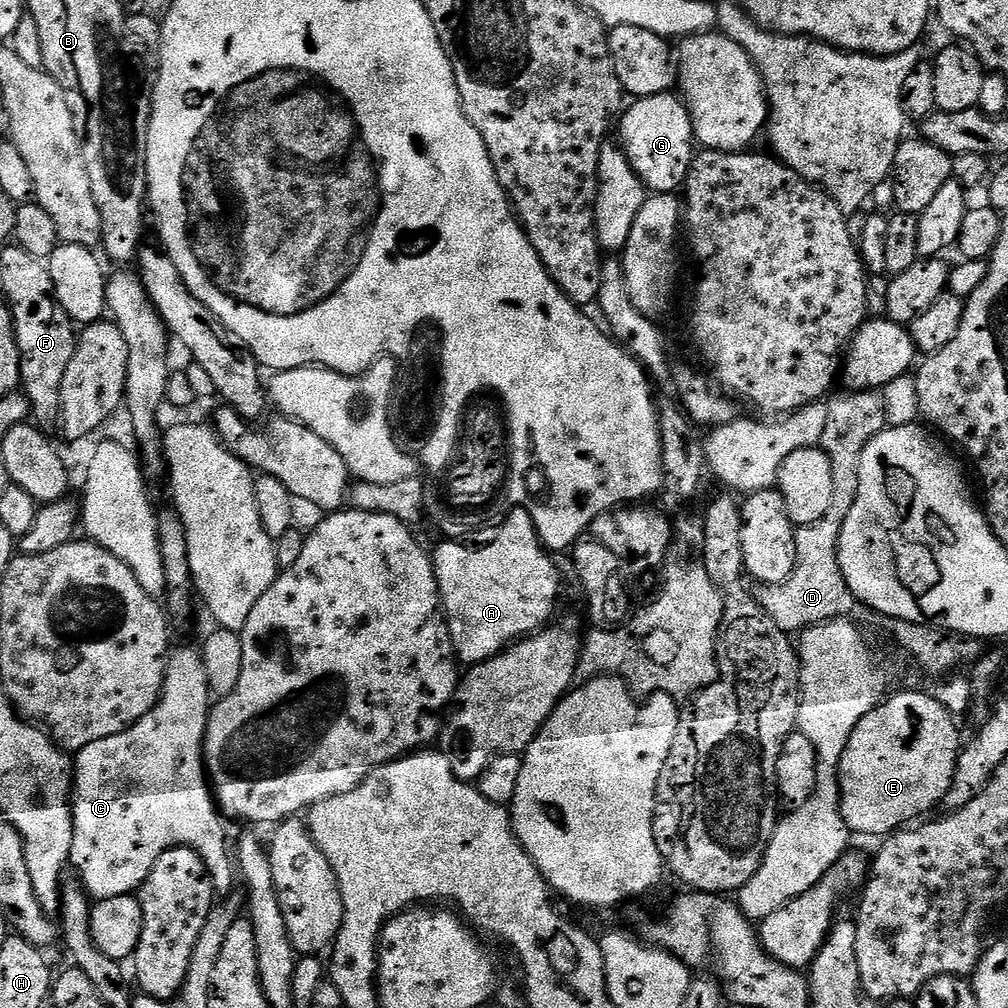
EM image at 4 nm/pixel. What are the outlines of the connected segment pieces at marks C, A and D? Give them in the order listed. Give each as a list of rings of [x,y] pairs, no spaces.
[[[180,648],[168,658],[164,692],[160,700],[134,726],[122,734],[90,742],[74,756],[72,806],[72,856],[84,860],[82,887],[93,901],[131,896],[144,885],[154,862],[168,848],[189,848],[202,858],[217,893],[228,894],[238,884],[230,840],[224,837],[224,824],[210,791],[204,766],[204,735],[208,729],[210,693],[200,648]]]
[[[513,508],[503,524],[495,529],[489,544],[481,548],[467,548],[464,542],[440,542],[431,553],[436,568],[440,602],[444,605],[444,617],[452,635],[452,651],[464,666],[481,664],[545,627],[556,612],[556,599],[560,596],[560,572],[551,555],[540,542],[534,522],[525,508]]]
[[[845,391],[845,396],[833,395],[827,401],[826,430],[818,447],[830,458],[834,474],[834,498],[830,510],[817,524],[806,524],[796,529],[796,565],[783,584],[770,584],[755,589],[754,595],[764,612],[786,634],[803,633],[815,624],[851,617],[858,601],[848,588],[840,569],[840,535],[846,514],[854,506],[858,494],[858,466],[862,466],[862,450],[879,432],[889,427],[884,397],[879,391]]]

